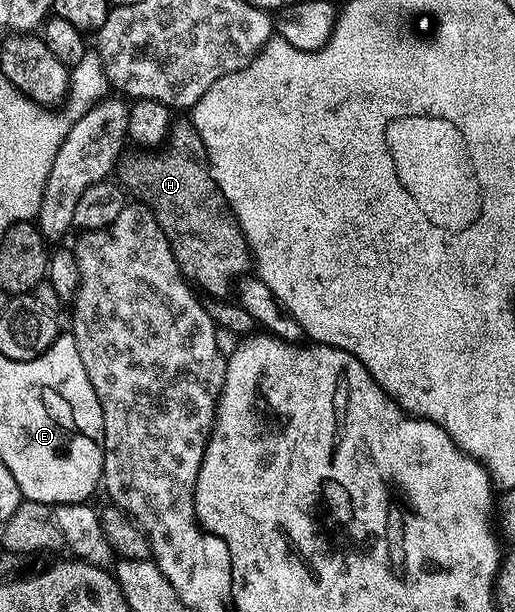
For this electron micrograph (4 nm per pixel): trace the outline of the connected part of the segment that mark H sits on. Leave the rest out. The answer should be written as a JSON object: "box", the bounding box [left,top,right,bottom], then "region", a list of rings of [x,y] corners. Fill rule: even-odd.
{"box":[119,122,254,299],"region":[[[177,122],[169,132],[166,147],[172,152],[161,150],[159,153],[136,153],[140,155],[129,154],[121,158],[119,182],[152,210],[189,284],[220,299],[231,287],[233,290],[234,281],[240,281],[249,274],[254,263],[252,250],[248,248],[246,237],[226,197],[210,173],[202,137],[198,137],[191,122]]]}

